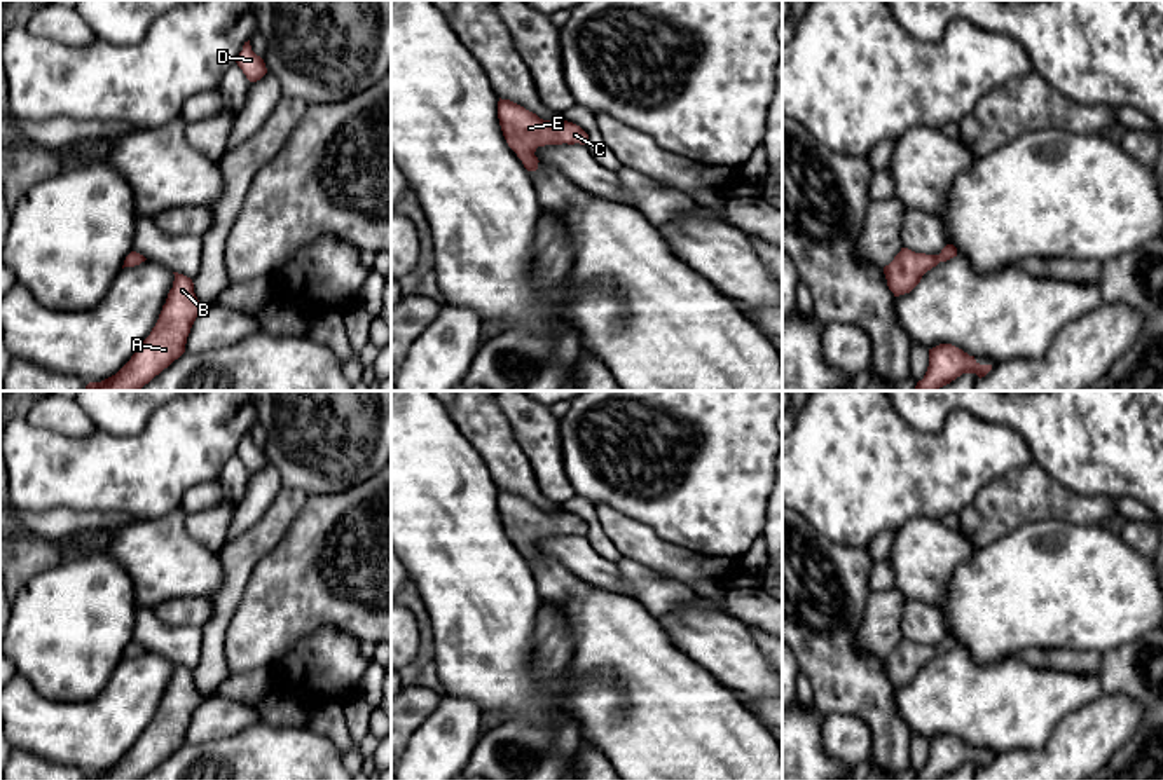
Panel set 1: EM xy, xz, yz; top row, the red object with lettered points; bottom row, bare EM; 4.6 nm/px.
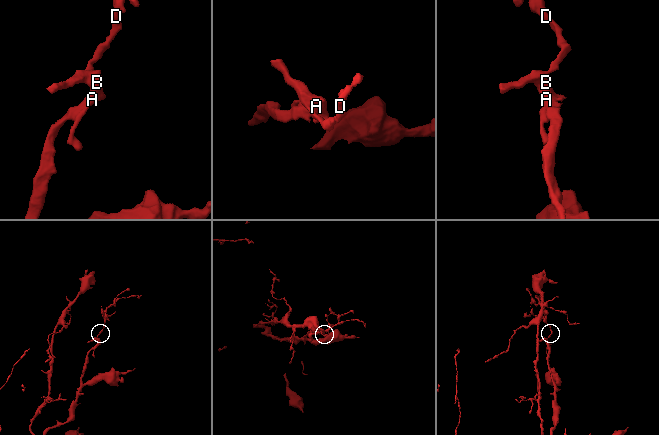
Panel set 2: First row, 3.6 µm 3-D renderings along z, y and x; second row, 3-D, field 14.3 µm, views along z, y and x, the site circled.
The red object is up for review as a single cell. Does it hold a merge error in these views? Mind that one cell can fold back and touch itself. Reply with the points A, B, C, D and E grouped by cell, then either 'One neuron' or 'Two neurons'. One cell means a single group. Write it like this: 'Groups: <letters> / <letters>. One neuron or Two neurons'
Groups: A B C D E. One neuron

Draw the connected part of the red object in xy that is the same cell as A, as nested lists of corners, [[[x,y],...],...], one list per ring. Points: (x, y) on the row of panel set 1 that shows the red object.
[[[173,274],[173,288],[150,335],[115,375],[89,382],[86,391],[140,391],[185,352],[190,328],[204,307],[194,293],[192,279]]]

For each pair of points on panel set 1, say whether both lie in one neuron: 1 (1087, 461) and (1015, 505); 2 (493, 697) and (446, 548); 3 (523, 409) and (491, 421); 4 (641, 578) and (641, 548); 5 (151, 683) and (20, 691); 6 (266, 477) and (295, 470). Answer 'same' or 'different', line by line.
1: different
2: same
3: different
4: different
5: same
6: different

